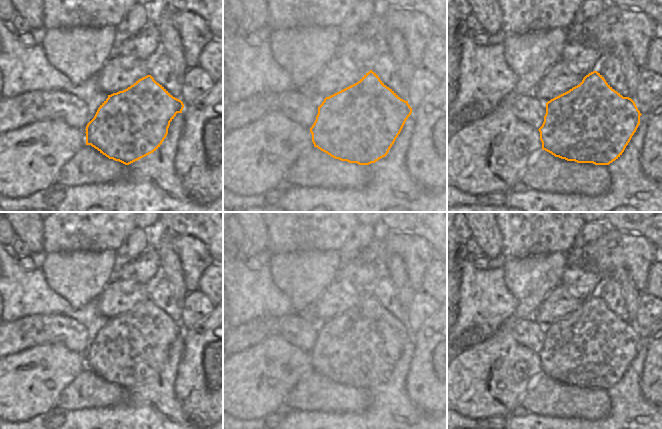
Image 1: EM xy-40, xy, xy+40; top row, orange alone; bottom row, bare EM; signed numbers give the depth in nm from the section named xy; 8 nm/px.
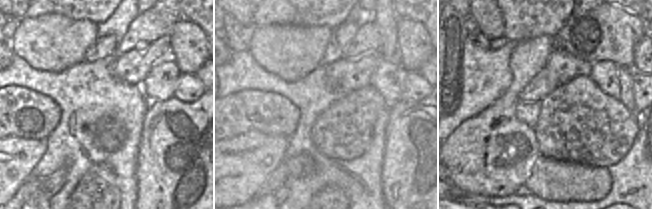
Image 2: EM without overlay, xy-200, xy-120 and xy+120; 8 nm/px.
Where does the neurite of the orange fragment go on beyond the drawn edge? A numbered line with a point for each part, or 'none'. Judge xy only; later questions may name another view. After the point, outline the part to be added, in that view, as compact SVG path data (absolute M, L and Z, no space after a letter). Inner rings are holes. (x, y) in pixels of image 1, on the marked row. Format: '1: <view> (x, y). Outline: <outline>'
1: xy (300, 108). Outline: M296 90L253 95L237 103L224 105L223 128L233 131L275 111L310 129L316 120L318 106L312 97Z

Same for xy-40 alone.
1: xy-40 (15, 112). Outline: M29 91L15 97L0 98L0 135L37 121L61 119L75 129L86 129L88 106L84 101L65 91Z

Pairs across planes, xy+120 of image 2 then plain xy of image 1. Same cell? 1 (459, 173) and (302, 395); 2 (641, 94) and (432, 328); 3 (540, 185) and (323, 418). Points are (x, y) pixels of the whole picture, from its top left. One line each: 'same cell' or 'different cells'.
1: different cells
2: different cells
3: different cells

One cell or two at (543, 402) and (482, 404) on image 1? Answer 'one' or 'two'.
two

